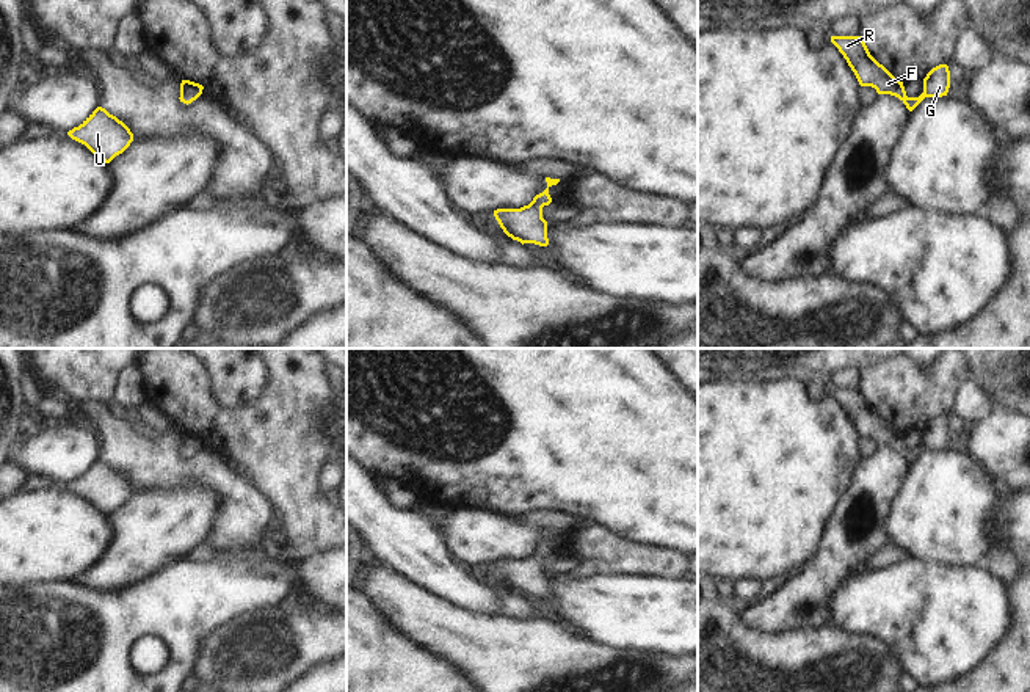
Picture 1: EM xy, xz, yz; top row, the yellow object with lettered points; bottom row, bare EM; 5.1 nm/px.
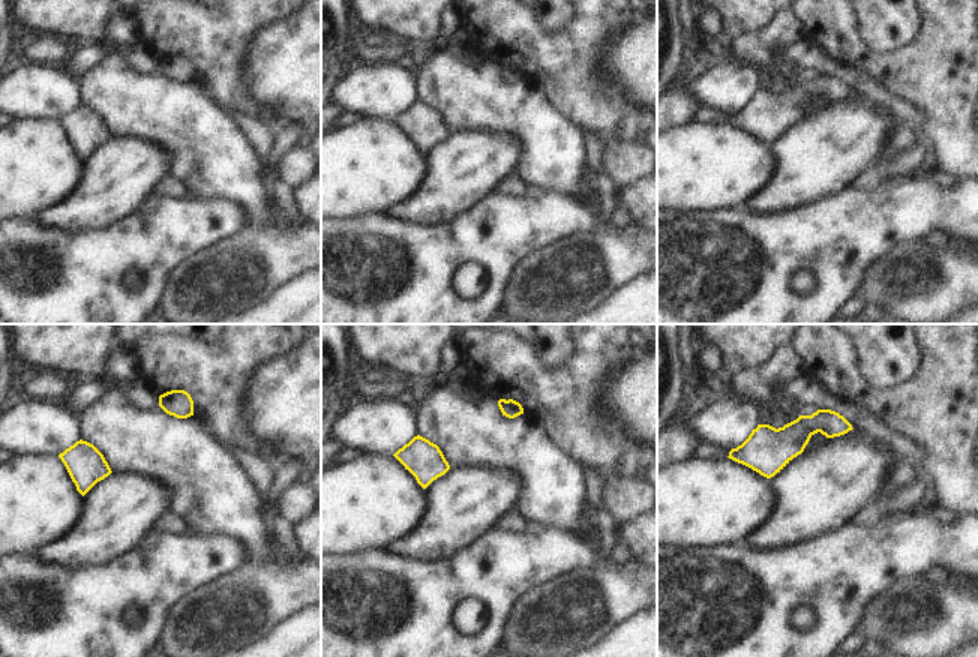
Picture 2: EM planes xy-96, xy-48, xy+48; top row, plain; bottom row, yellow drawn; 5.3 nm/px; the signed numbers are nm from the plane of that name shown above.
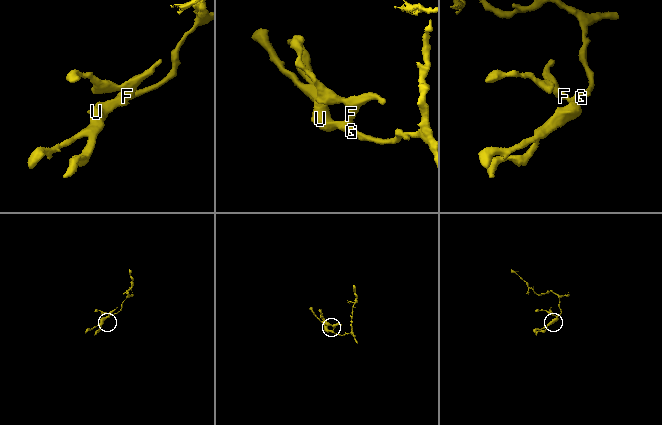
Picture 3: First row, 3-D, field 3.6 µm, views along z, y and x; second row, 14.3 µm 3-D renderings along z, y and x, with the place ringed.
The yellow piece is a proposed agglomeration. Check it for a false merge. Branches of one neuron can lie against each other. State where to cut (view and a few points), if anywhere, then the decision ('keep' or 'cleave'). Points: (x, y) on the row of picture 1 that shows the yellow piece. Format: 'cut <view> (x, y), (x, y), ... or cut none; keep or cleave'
cut none; keep

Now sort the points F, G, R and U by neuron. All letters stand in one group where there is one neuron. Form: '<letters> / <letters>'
F G R U

